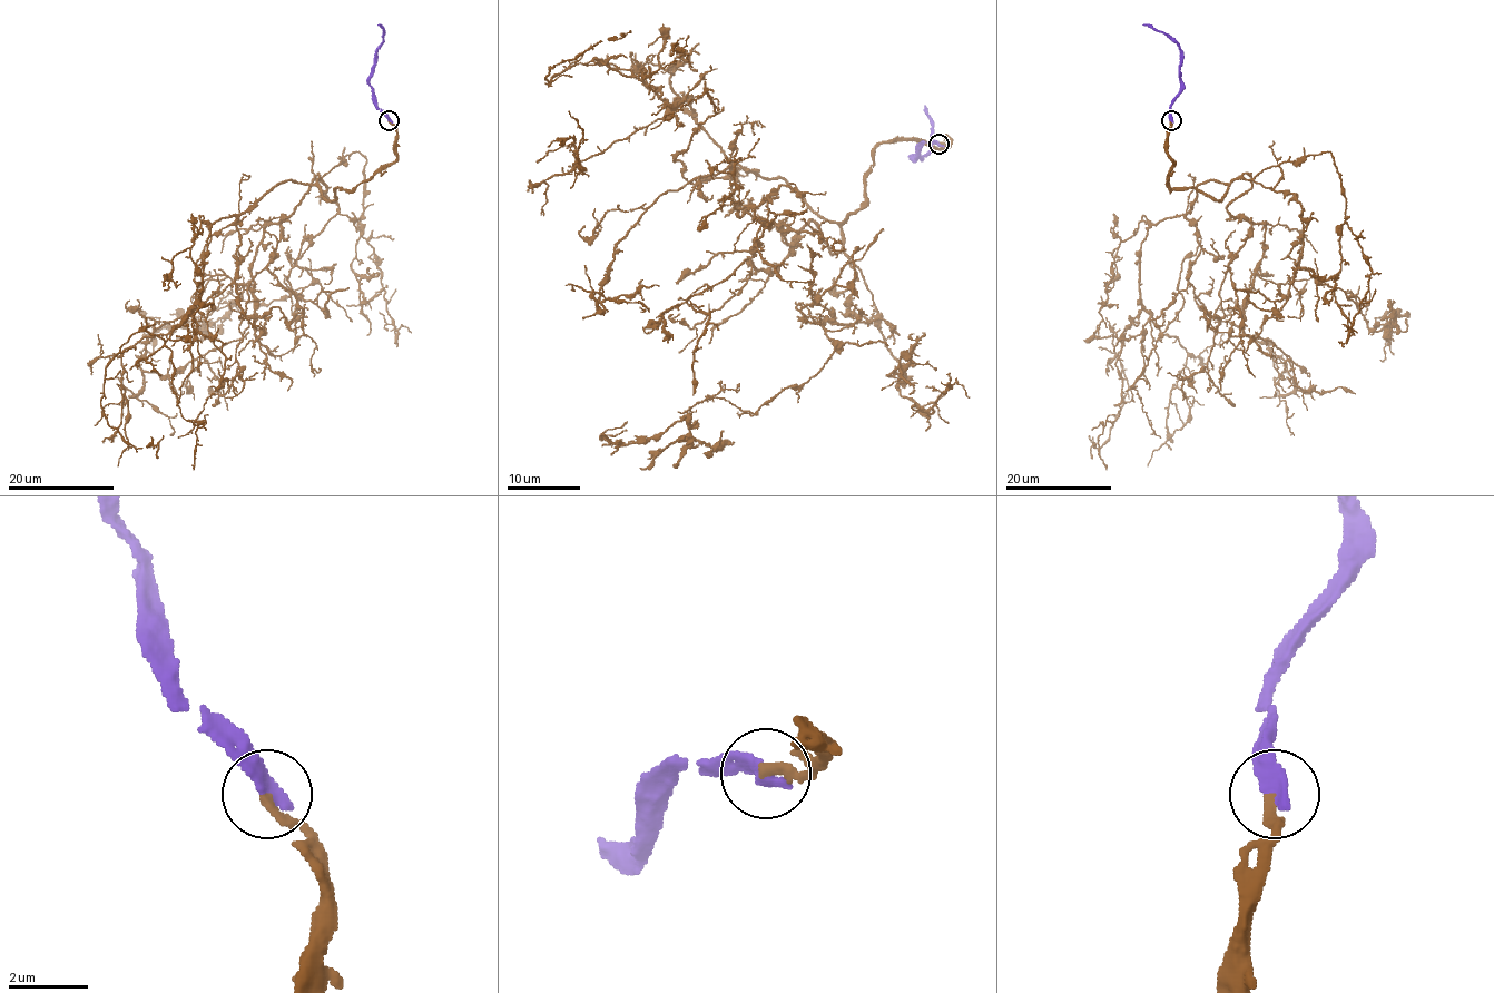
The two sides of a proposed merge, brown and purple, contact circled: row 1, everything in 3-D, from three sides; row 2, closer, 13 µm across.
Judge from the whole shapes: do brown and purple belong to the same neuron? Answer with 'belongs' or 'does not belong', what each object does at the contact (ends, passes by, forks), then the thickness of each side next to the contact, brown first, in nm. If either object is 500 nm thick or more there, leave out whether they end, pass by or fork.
belongs | brown ends | purple ends | 240/420 nm

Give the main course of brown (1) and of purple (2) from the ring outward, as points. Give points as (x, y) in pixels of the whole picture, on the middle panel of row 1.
1: (939, 144), (875, 149), (866, 199), (829, 222), (737, 165), (690, 101), (608, 66), (544, 80), (622, 36)
2: (939, 144), (924, 144), (916, 156), (912, 156), (922, 156), (931, 145), (931, 118), (924, 105)

